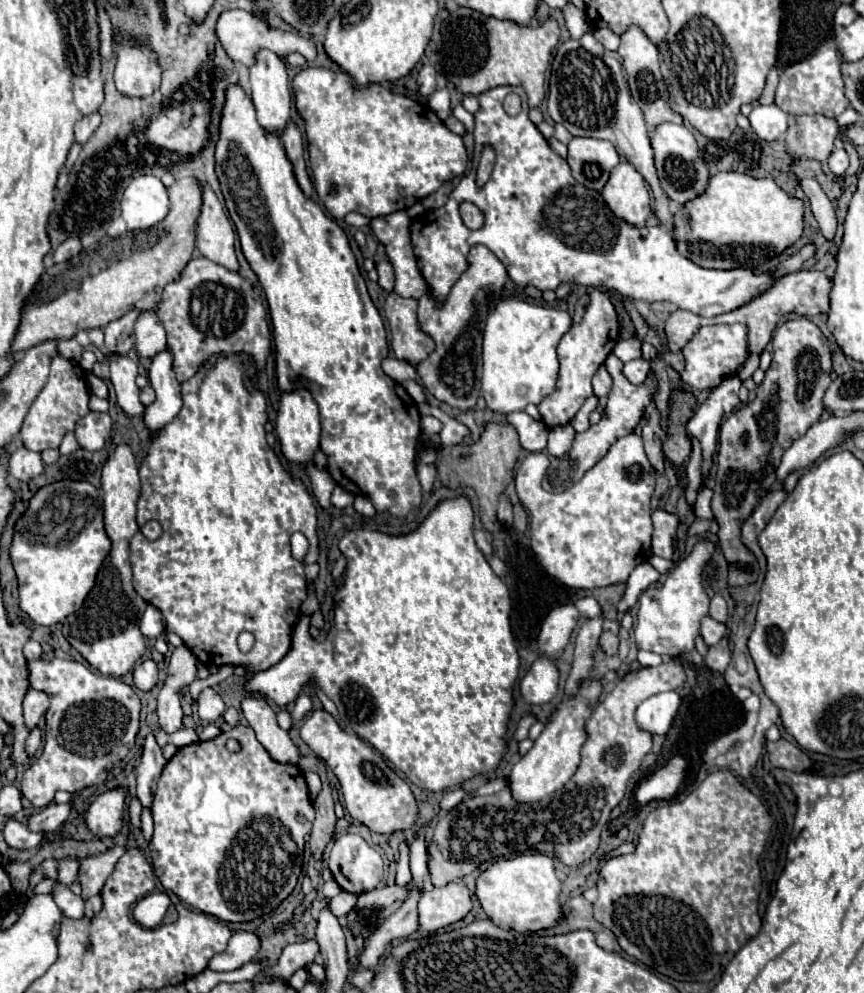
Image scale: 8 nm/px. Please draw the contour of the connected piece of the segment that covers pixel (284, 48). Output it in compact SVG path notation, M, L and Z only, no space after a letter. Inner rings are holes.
M230 9L230 11L224 11L218 19L218 25L216 25L216 33L218 33L218 39L220 43L224 43L224 49L228 51L228 55L234 59L234 61L240 61L244 63L246 67L252 67L256 63L256 53L260 49L270 49L274 51L278 57L288 57L290 53L300 53L304 55L304 59L308 63L312 63L318 55L318 49L316 49L316 43L310 41L308 37L302 37L298 33L292 33L292 31L284 31L284 29L276 29L276 27L270 27L266 25L266 21L262 21L260 17L248 13L248 11L242 11L242 9Z

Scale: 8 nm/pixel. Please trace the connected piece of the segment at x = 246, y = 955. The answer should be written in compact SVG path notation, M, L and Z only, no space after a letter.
M236 931L228 941L228 947L222 953L214 955L208 967L212 971L233 971L252 961L258 951L260 937L256 933Z

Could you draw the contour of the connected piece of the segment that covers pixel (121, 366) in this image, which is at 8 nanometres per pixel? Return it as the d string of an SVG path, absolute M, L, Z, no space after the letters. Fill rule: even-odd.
M108 353L108 367L110 367L110 381L114 385L118 405L128 413L128 415L142 415L144 405L140 403L138 395L140 389L136 385L136 375L138 375L138 365L128 357L128 355L118 355L118 353Z

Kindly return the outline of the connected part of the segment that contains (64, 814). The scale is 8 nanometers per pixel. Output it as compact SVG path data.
M72 795L72 801L68 801L68 803L62 803L62 805L52 803L52 805L44 807L40 813L36 813L36 815L30 817L30 821L28 821L28 829L30 829L30 831L56 833L56 831L60 829L60 825L68 819L74 799L76 799L76 795Z

